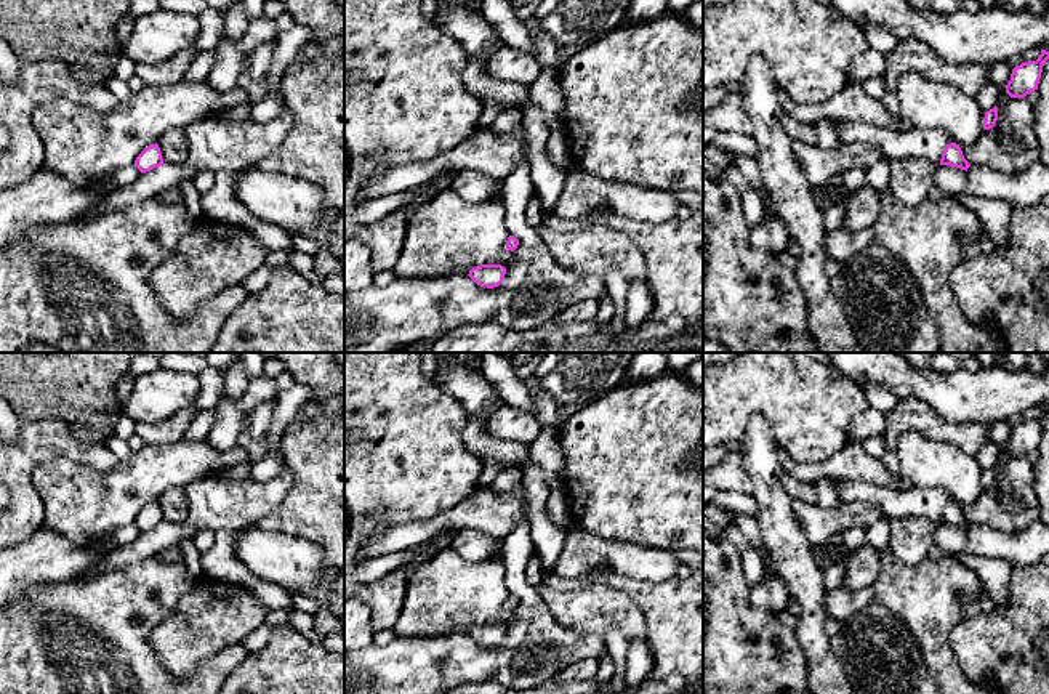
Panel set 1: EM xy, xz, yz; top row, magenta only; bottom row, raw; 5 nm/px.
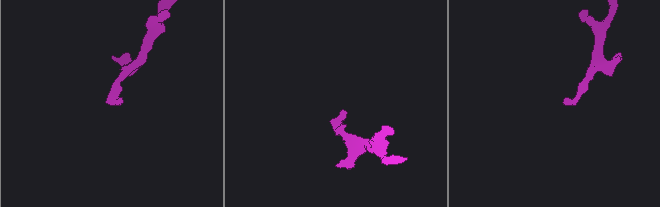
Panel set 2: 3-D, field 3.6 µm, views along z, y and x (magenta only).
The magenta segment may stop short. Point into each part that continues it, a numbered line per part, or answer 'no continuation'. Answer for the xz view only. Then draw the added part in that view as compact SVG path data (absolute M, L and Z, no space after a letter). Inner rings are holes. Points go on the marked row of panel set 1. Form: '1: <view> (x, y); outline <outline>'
no continuation

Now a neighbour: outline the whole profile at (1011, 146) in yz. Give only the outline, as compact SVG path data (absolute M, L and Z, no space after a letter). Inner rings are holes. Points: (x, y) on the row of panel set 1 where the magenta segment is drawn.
M1006 87L998 96L998 120L969 146L959 146L971 165L983 165L1004 175L1019 175L1039 160L1033 104L1011 98Z

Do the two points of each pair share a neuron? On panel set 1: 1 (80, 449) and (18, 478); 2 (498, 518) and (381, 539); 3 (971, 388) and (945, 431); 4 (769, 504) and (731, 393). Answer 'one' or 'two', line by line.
1: one
2: one
3: two
4: two

